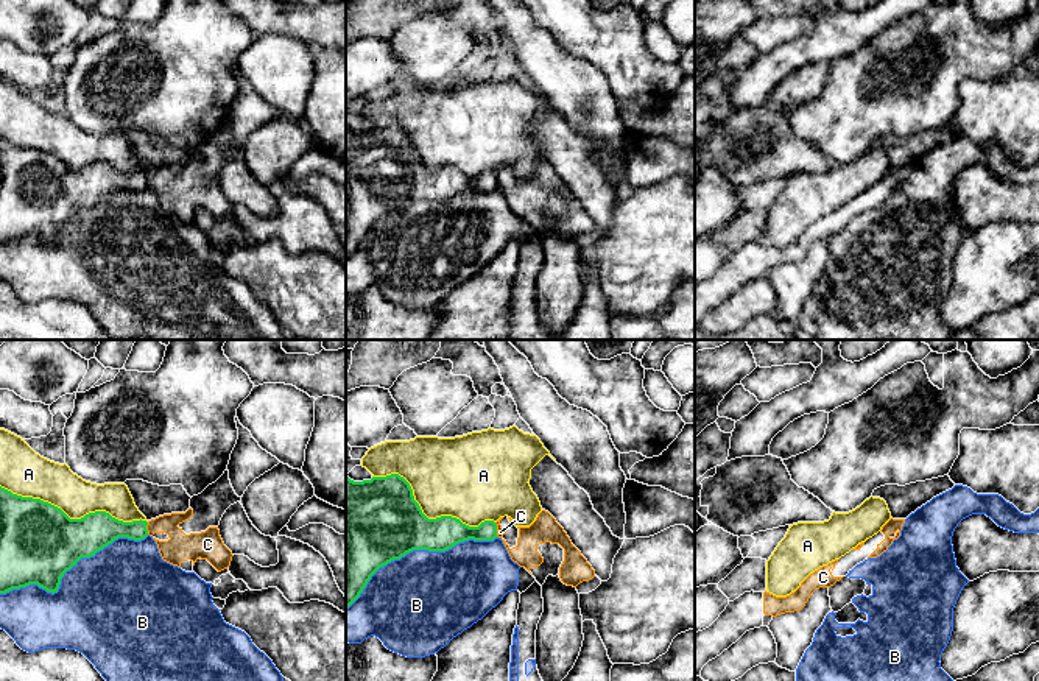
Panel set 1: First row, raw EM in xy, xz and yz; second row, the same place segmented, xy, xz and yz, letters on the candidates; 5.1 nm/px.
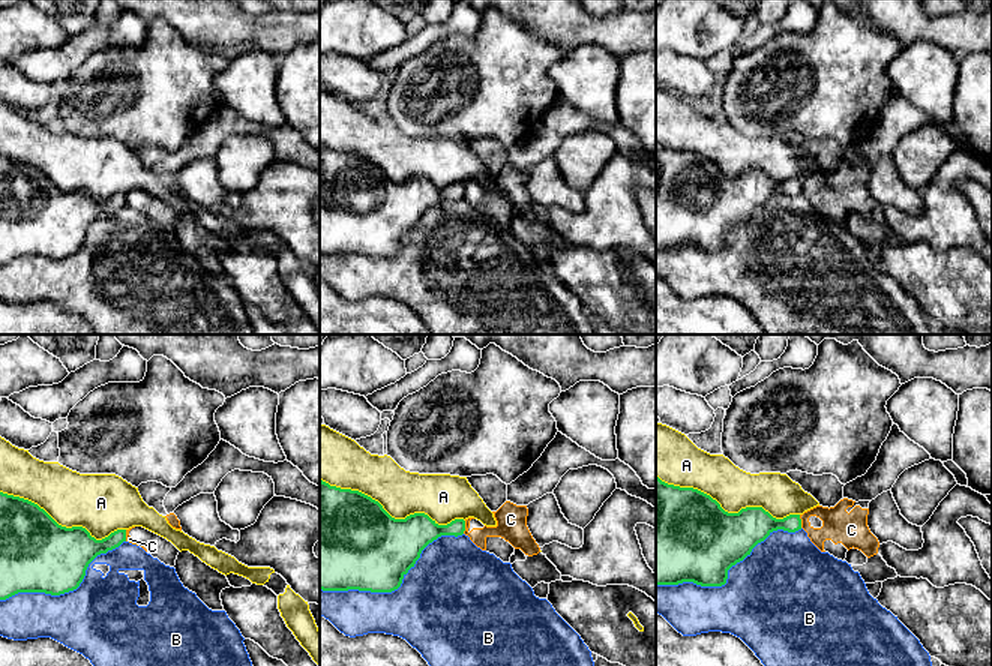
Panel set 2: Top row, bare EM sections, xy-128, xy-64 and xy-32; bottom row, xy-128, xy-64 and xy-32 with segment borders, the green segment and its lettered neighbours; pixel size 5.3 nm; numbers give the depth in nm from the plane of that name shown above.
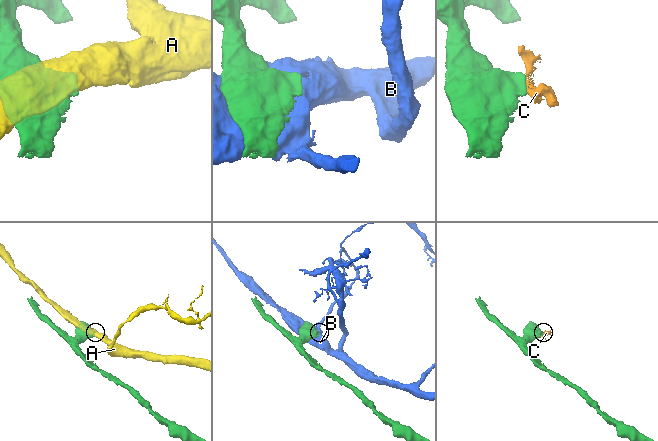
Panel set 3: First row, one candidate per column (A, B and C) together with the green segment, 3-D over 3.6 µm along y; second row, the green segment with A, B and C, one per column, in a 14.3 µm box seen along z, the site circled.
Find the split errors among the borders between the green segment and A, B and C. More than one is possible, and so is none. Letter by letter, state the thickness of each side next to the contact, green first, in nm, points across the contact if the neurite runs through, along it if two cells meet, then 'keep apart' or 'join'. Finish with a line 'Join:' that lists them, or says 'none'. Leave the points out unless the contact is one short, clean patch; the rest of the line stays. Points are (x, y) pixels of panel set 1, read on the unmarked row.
A: calibres 400 and 200 nm; keep apart
B: calibres 400 and 500 nm; keep apart
C: calibres 190 and 150 nm; border xy (148, 173), (147, 184); keep apart
Join: none

